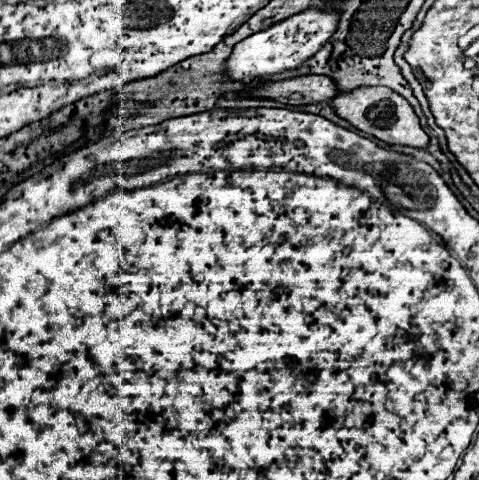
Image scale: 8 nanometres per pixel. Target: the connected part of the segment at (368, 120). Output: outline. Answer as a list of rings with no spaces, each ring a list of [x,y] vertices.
[[[367,86],[367,88],[357,88],[353,92],[337,94],[333,98],[333,108],[341,118],[351,122],[357,130],[361,130],[389,146],[401,144],[401,146],[411,146],[411,148],[421,148],[421,150],[425,150],[429,146],[429,136],[419,126],[419,118],[413,112],[413,108],[409,106],[409,102],[385,86],[383,88]]]

